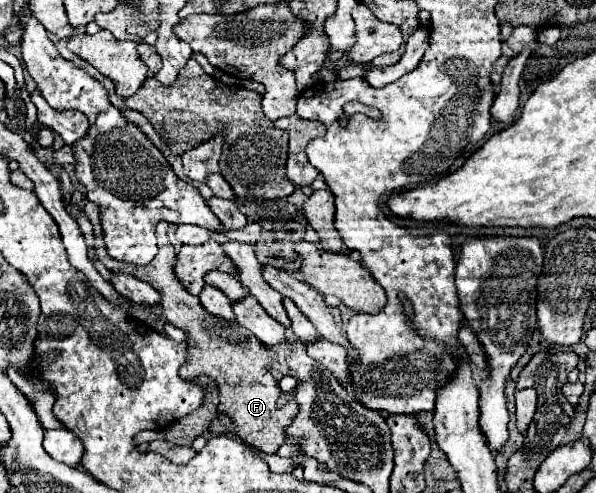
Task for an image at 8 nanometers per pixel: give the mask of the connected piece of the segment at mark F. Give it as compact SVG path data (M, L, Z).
M88 202L84 212L93 226L95 236L94 248L99 260L105 264L107 270L113 272L127 272L137 276L139 280L149 282L159 294L161 294L161 306L163 316L177 328L181 328L187 336L189 344L189 358L181 366L179 374L183 378L195 378L195 376L209 376L219 386L219 414L225 412L235 422L235 432L245 442L261 448L267 454L277 454L279 446L285 440L285 428L293 422L293 416L297 416L297 402L293 400L293 390L287 394L287 402L283 408L277 406L281 392L279 382L269 372L271 362L275 362L275 354L269 346L259 344L257 336L253 336L247 328L241 328L241 324L225 324L225 320L217 320L217 316L209 316L205 308L201 308L201 302L197 296L191 296L183 284L175 278L173 266L175 266L175 248L171 246L167 238L167 222L157 224L157 240L159 240L159 252L151 260L151 264L145 264L137 268L137 264L125 264L117 261L107 253L103 245L104 235L100 224L99 207Z

